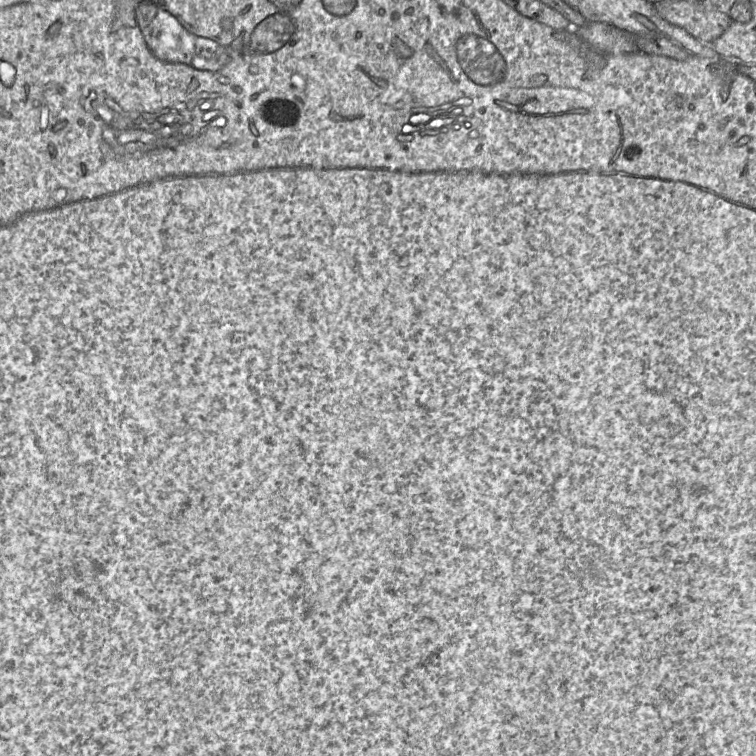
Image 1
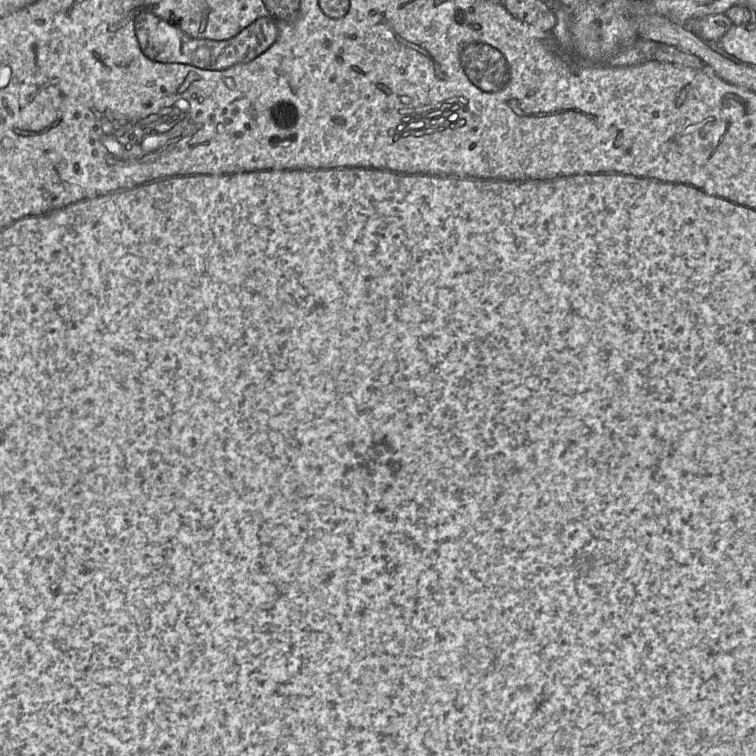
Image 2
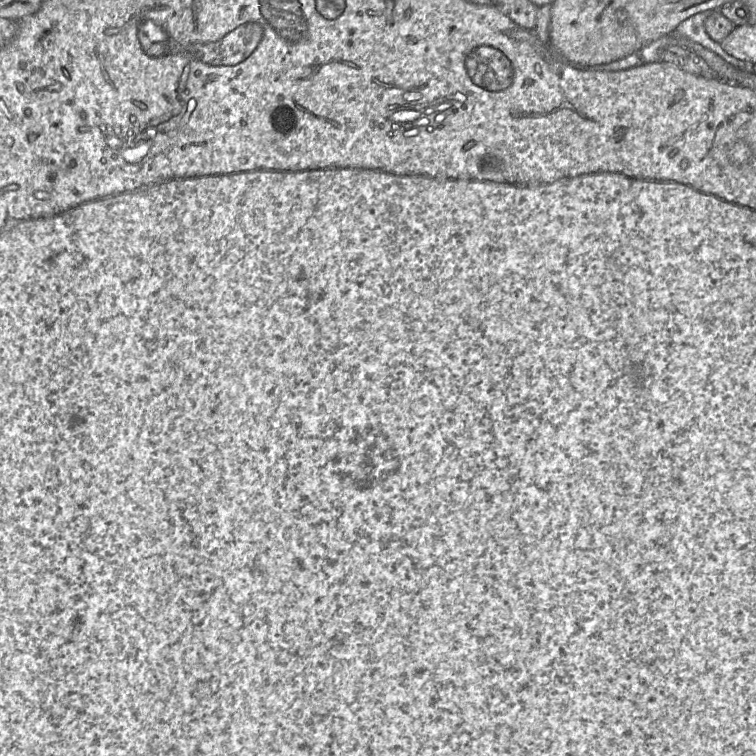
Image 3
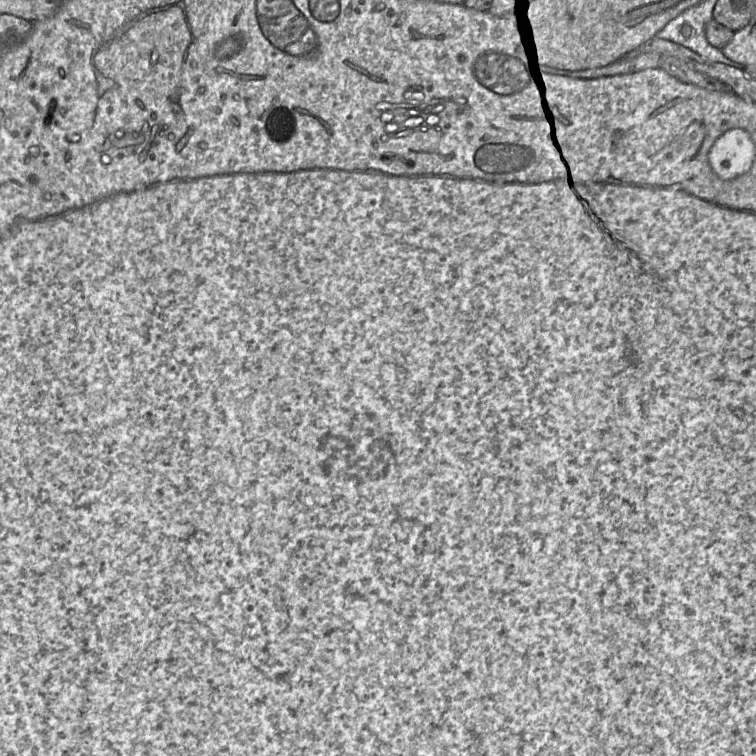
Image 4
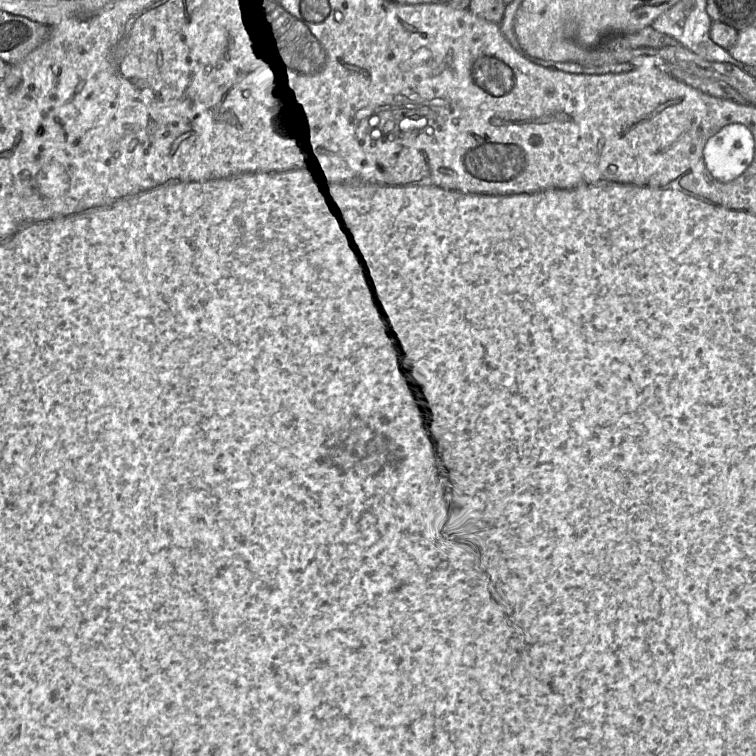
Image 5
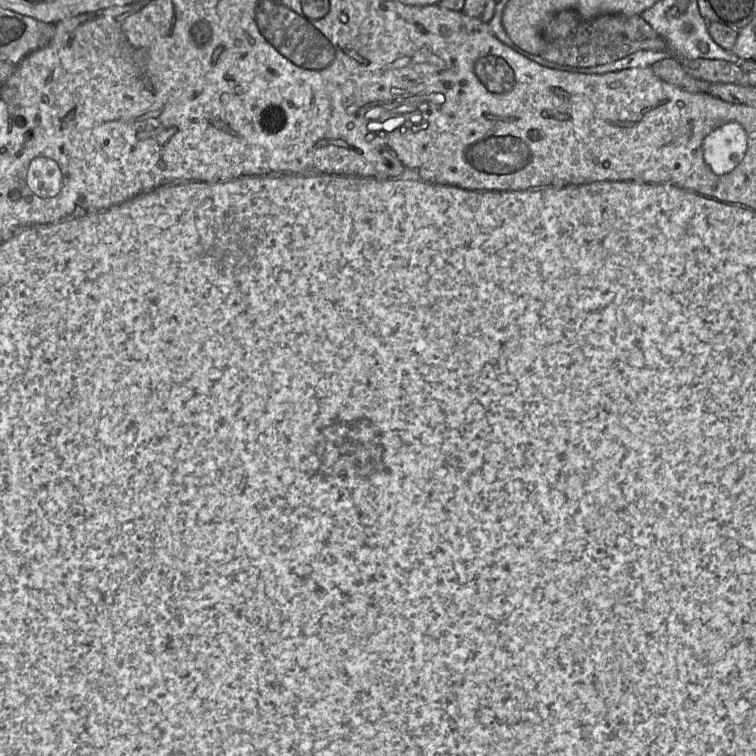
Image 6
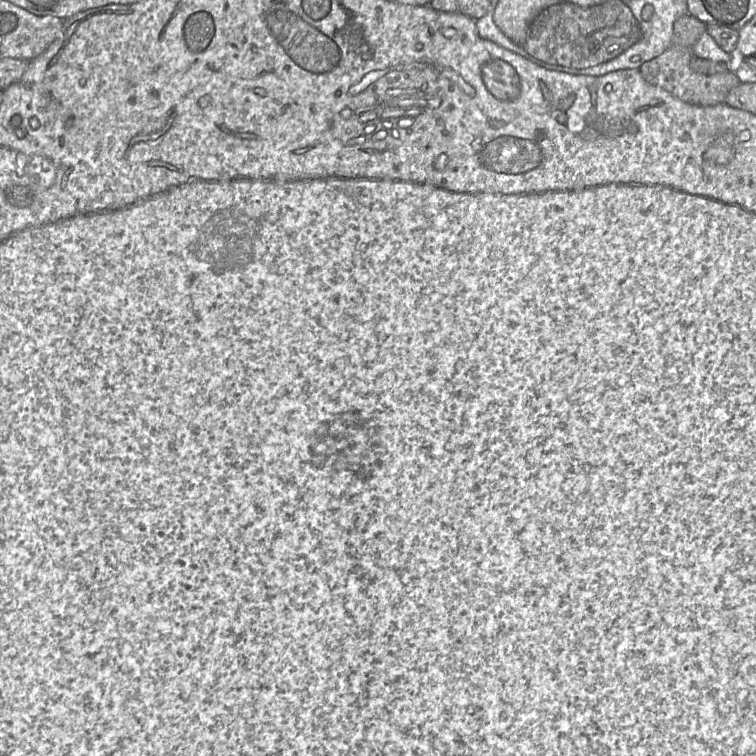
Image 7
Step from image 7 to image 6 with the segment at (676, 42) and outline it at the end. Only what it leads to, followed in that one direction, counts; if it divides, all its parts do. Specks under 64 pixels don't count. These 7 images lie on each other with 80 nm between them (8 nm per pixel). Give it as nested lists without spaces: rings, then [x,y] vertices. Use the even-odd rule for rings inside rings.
[[[668,57],[650,66],[661,80],[690,93],[707,93],[711,83],[688,74],[675,57]]]

